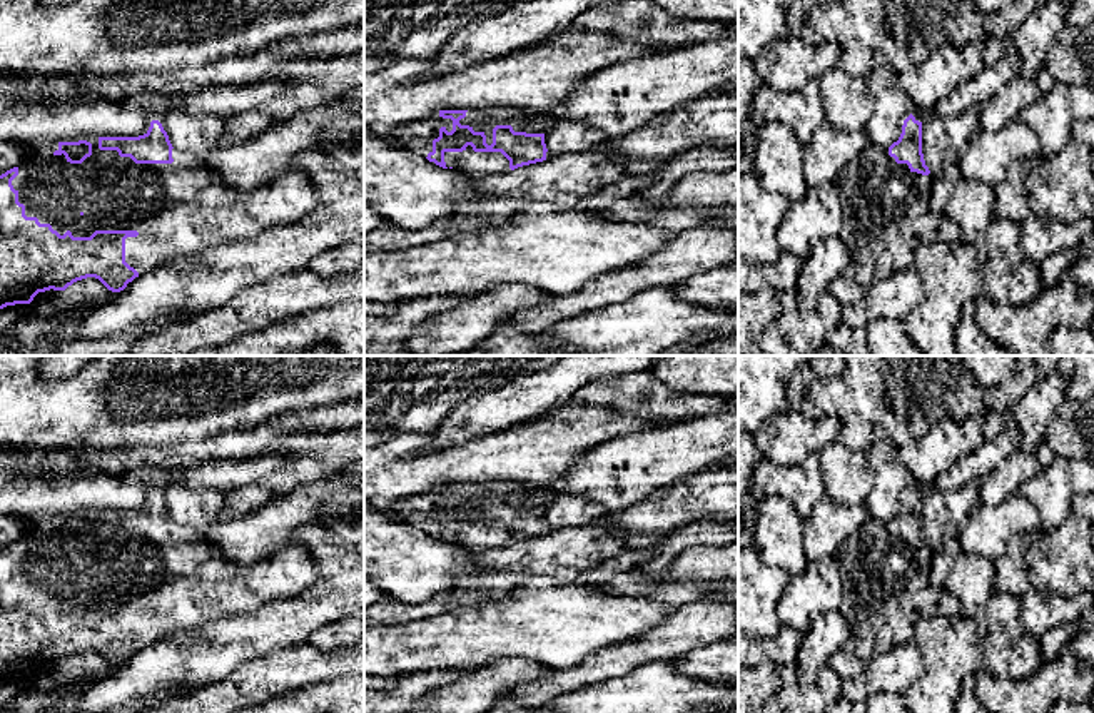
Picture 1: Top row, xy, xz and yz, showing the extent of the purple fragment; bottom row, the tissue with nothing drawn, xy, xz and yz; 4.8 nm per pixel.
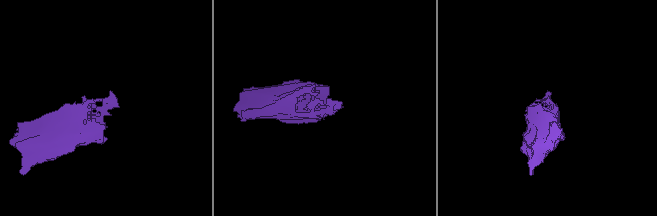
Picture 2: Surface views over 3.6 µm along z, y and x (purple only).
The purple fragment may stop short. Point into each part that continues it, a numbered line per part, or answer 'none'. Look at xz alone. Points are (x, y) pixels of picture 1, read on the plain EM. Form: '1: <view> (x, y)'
1: xz (485, 495)

